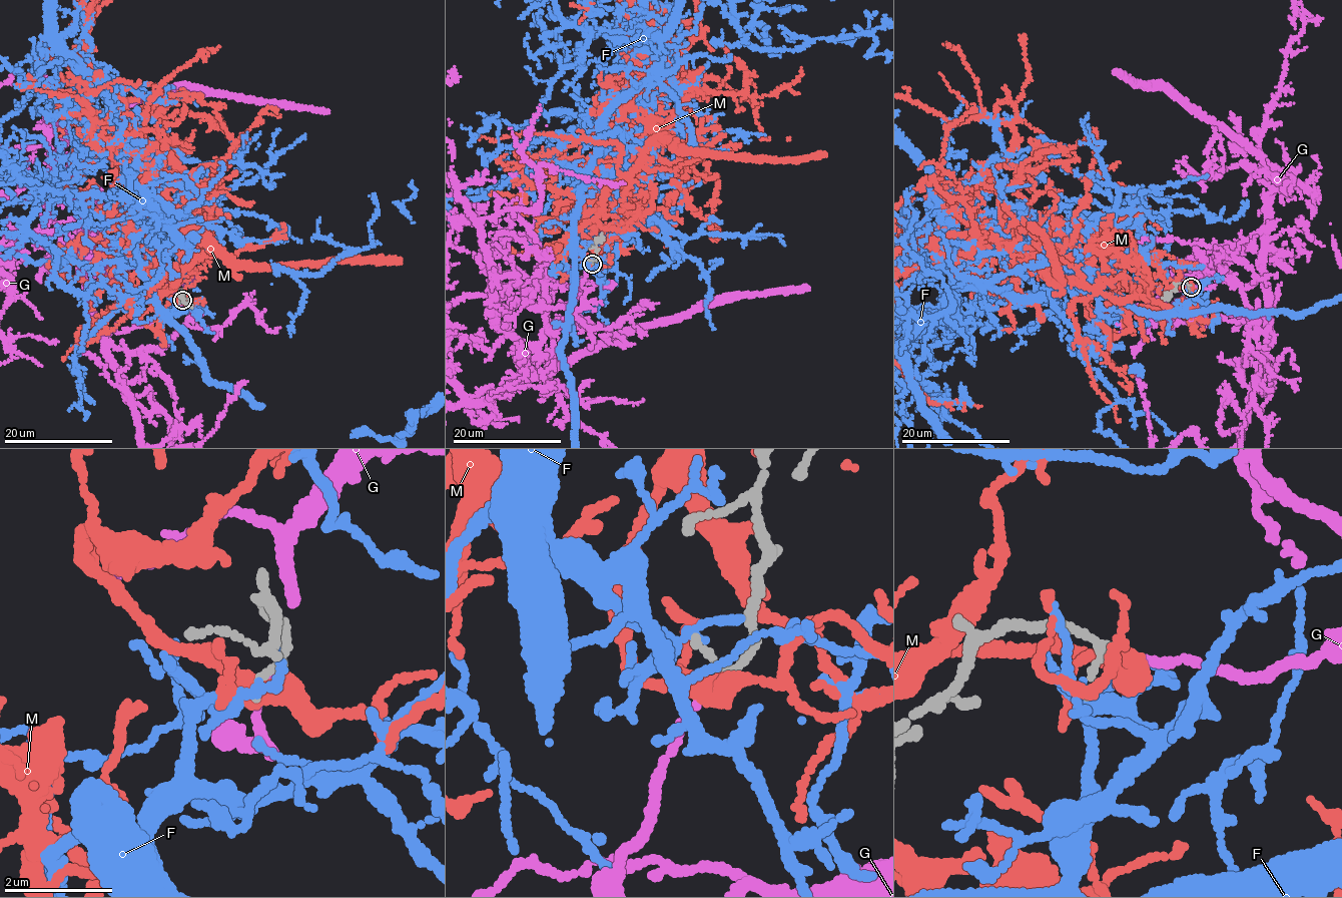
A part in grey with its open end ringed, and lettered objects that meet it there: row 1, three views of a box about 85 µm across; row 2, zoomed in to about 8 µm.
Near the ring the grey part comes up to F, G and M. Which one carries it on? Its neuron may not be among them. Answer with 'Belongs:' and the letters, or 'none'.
Belongs: G

